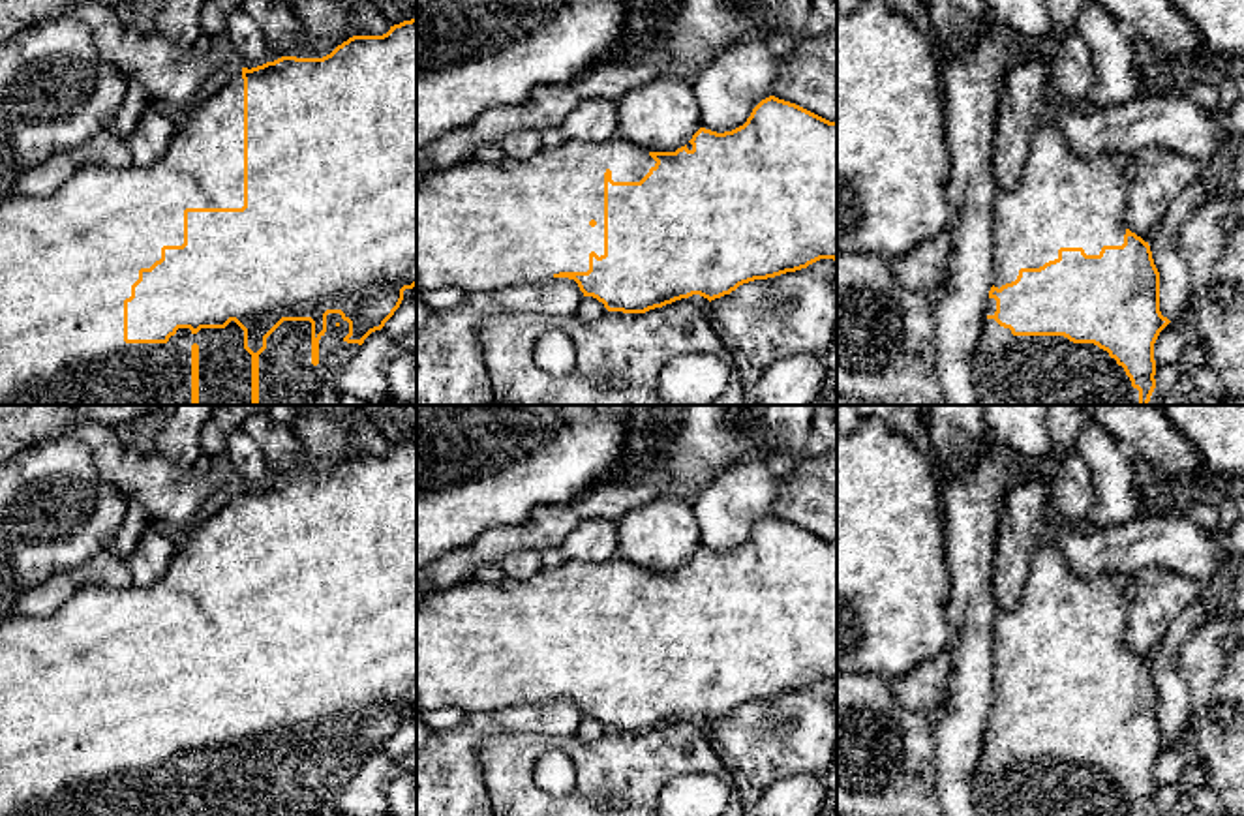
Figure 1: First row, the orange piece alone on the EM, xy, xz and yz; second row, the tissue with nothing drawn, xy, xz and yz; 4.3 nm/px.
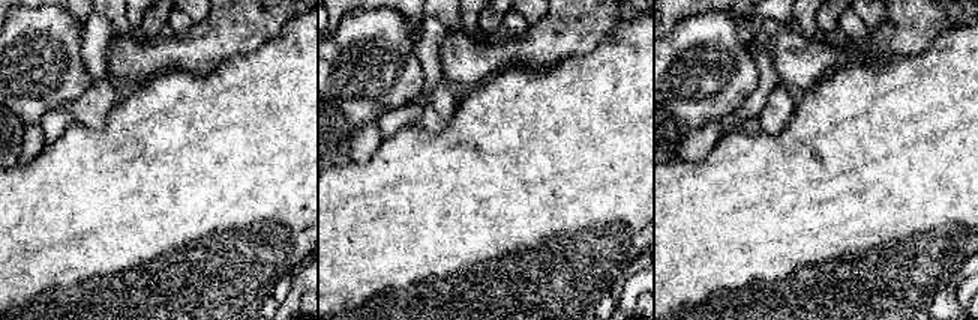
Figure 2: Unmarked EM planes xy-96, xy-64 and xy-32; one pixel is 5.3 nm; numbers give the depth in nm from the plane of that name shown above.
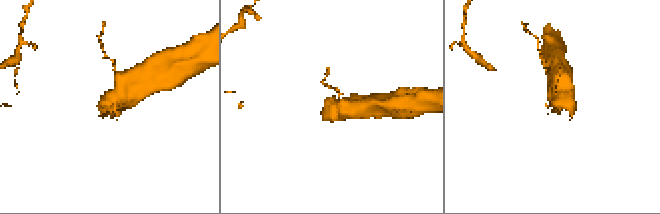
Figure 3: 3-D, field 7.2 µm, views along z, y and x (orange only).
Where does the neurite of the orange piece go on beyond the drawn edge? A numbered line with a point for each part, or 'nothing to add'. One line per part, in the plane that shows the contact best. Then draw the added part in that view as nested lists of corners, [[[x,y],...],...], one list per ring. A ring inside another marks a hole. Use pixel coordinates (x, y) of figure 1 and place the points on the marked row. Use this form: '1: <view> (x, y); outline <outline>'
1: xy (68, 261); outline [[[242,68],[231,81],[214,96],[197,105],[182,124],[176,124],[171,144],[161,159],[150,167],[135,163],[124,169],[94,163],[75,169],[71,178],[62,184],[51,197],[11,195],[0,201],[0,405],[191,405],[191,345],[199,345],[199,405],[251,405],[251,355],[244,349],[244,330],[231,321],[225,328],[201,328],[193,334],[190,328],[178,328],[167,343],[126,343],[124,341],[124,300],[131,296],[131,285],[139,280],[141,268],[150,268],[161,259],[163,246],[184,244],[184,210],[186,208],[242,208],[244,206],[244,79]]]

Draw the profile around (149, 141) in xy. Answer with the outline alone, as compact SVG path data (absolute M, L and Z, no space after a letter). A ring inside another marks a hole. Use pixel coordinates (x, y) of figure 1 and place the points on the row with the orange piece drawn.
M158 103L146 105L135 129L128 137L128 146L137 167L150 167L167 152L176 124Z

